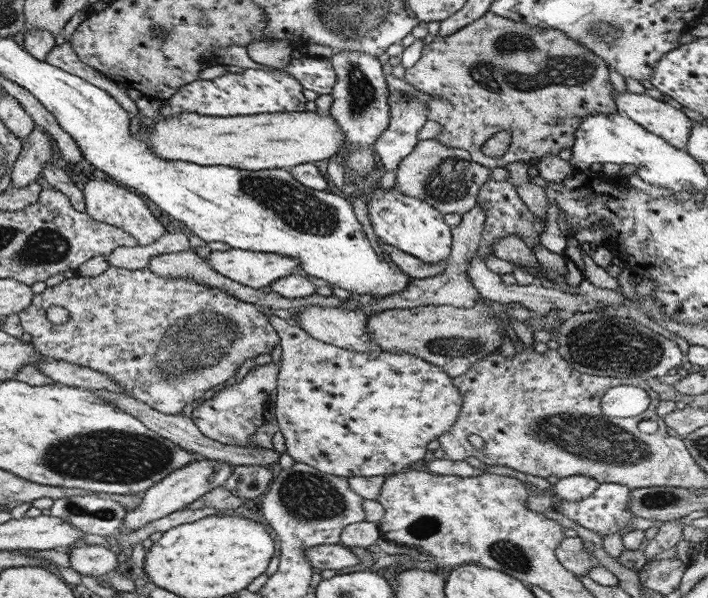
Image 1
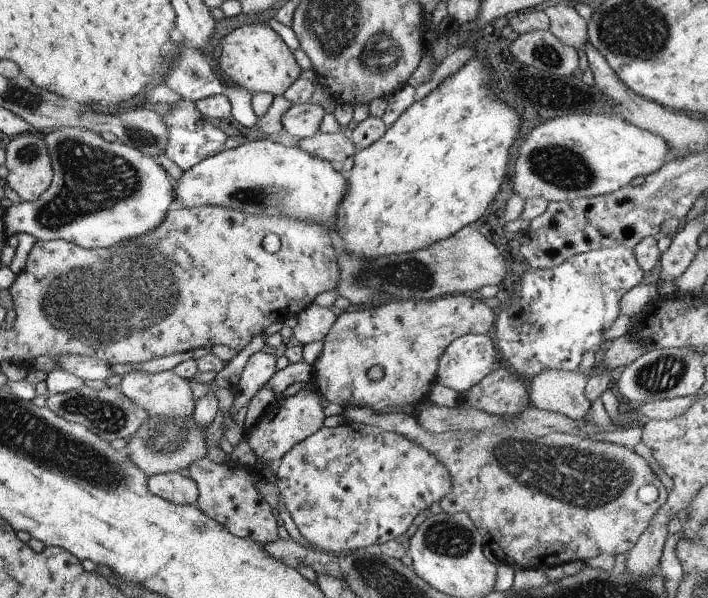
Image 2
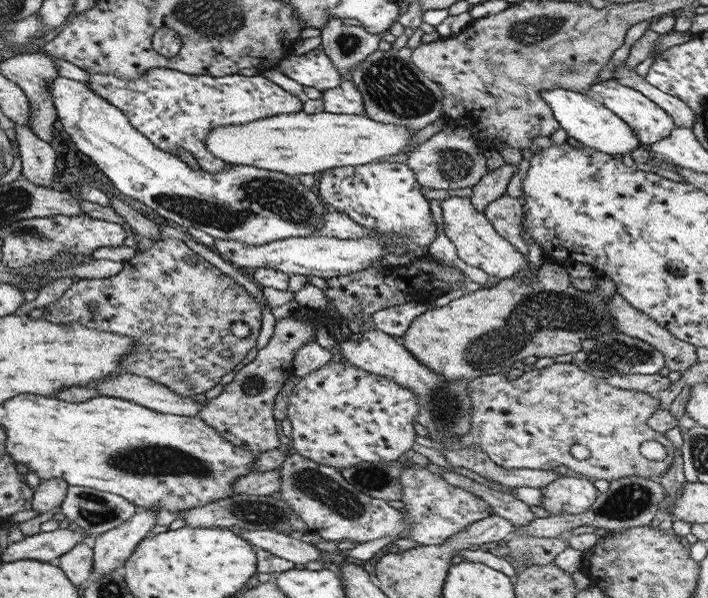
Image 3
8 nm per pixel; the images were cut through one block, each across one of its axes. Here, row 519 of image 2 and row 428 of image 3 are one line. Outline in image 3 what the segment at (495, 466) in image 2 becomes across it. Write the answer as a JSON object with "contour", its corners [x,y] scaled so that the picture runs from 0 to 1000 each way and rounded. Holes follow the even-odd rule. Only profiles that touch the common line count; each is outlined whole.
{"contour":[[[808,605],[753,615],[726,635],[716,635],[715,624],[682,627],[667,632],[660,640],[660,649],[664,667],[662,721],[648,734],[648,749],[671,749],[712,784],[778,786],[795,776],[828,801],[866,806],[886,796],[931,799],[936,789],[945,786],[951,773],[951,741],[936,724],[914,711],[917,696],[934,681],[927,661],[866,647],[857,642],[853,632],[840,632],[818,619]],[[911,736],[931,739],[939,747],[942,763],[928,773],[905,766],[903,742]],[[812,742],[826,746],[832,753],[832,763],[823,769],[812,768],[804,756]]]}

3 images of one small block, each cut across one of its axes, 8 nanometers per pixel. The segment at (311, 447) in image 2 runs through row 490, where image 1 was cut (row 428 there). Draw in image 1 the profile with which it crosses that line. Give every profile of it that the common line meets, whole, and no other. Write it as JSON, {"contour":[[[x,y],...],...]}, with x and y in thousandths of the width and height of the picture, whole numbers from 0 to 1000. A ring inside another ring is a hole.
{"contour":[[[366,510],[364,517],[379,532],[380,543],[388,552],[397,579],[395,614],[390,629],[390,647],[386,652],[390,667],[386,689],[391,712],[394,714],[394,722],[397,722],[400,729],[403,744],[401,756],[411,763],[415,771],[431,774],[434,779],[441,779],[445,786],[452,786],[455,791],[469,793],[470,796],[548,796],[555,791],[562,791],[565,786],[571,786],[581,773],[585,774],[588,769],[597,768],[597,761],[603,753],[600,747],[603,741],[612,734],[617,734],[621,726],[634,719],[643,697],[648,692],[648,686],[651,686],[651,657],[647,656],[644,647],[638,642],[638,634],[619,612],[612,612],[572,589],[537,584],[530,584],[524,589],[503,589],[452,572],[435,562],[425,548],[419,548],[417,543],[408,545],[408,542],[391,527],[380,525],[377,513],[379,512]]]}

